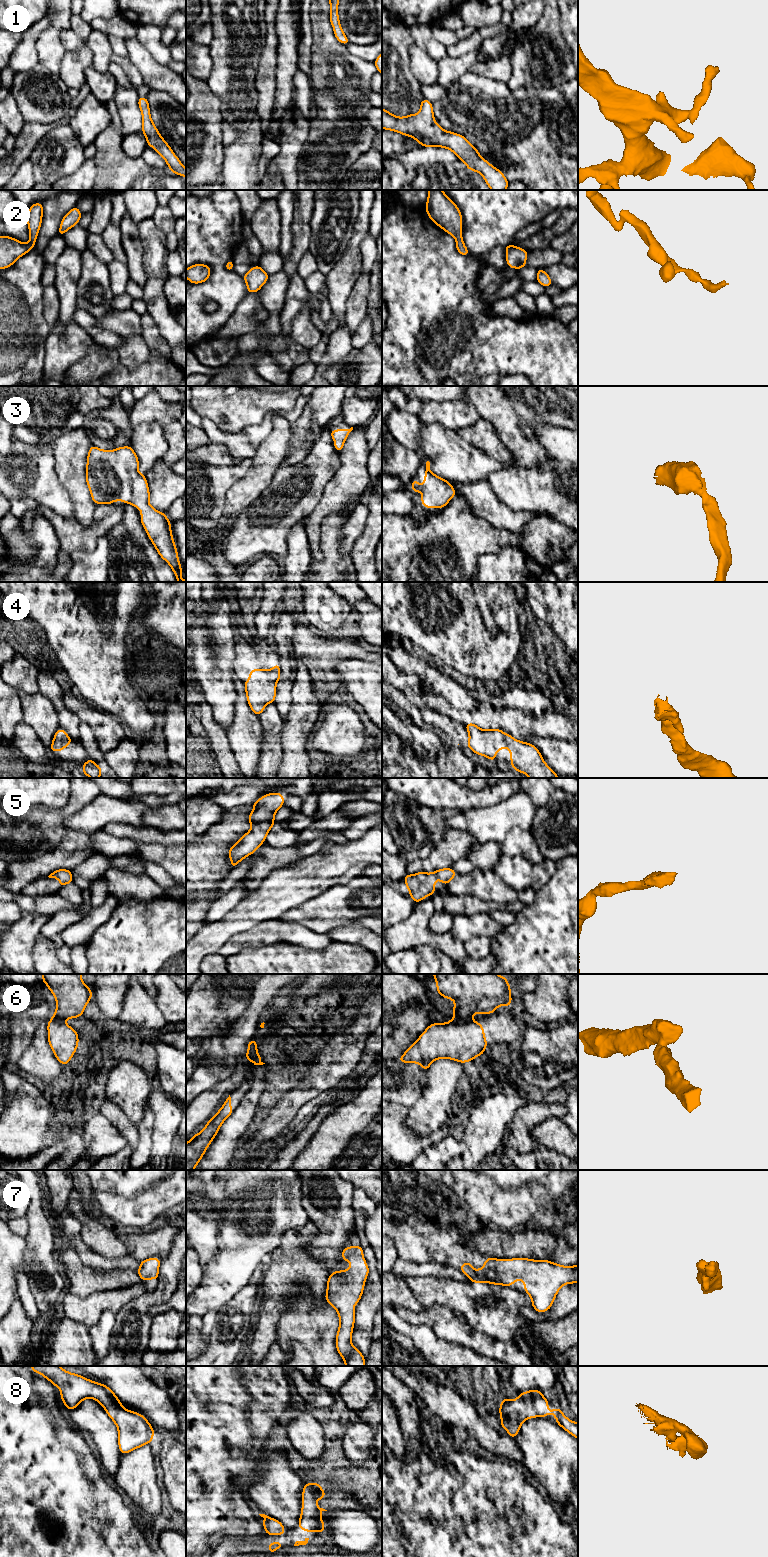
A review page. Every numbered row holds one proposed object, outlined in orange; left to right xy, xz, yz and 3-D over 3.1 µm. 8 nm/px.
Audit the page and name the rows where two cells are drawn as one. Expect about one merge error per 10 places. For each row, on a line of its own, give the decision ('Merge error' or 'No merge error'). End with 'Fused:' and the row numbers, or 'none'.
1: No merge error
2: No merge error
3: No merge error
4: No merge error
5: No merge error
6: Merge error
7: No merge error
8: No merge error
Fused: 6

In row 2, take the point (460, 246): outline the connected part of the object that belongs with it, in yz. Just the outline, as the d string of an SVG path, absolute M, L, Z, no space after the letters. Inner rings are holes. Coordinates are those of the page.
M428 190L425 209L436 225L456 239L458 253L468 256L469 251L462 238L462 214L457 205L442 190Z

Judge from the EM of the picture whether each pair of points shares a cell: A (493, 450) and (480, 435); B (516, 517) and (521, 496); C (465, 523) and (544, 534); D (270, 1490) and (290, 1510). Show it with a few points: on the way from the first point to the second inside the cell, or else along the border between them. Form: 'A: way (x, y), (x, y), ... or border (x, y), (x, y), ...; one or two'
A: way (491, 446), (484, 439); one
B: border (498, 498), (515, 510), (526, 510), (532, 513); two
C: border (515, 534), (524, 550); two
D: way (275, 1495), (285, 1505); one

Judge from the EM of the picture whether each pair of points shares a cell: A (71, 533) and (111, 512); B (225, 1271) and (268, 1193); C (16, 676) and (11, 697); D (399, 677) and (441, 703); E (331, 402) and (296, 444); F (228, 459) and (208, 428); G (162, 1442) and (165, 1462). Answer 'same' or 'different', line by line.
A: same
B: same
C: different
D: same
E: same
F: different
G: same

